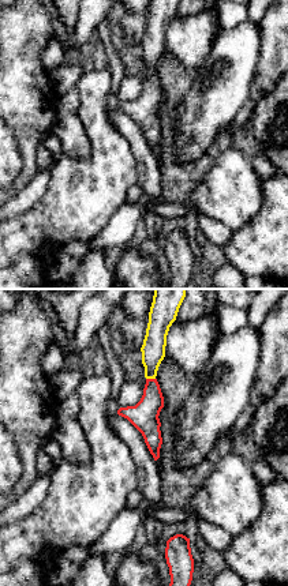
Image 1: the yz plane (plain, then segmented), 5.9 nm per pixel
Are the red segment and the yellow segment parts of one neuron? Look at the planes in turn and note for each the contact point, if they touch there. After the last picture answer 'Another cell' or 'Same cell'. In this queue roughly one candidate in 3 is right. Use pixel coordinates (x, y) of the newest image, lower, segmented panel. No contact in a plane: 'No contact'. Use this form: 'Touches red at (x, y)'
Touches red at (150, 379)

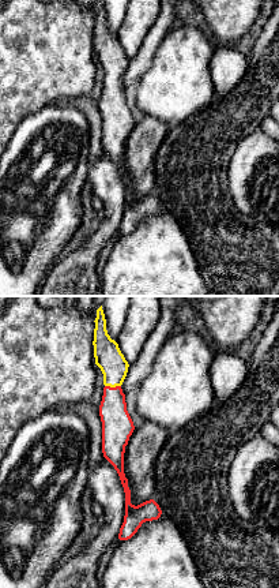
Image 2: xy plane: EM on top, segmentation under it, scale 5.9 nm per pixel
Touches red at (113, 388)

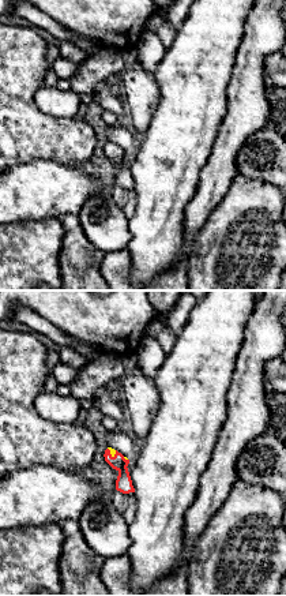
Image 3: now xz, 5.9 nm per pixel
Touches red at (109, 453)

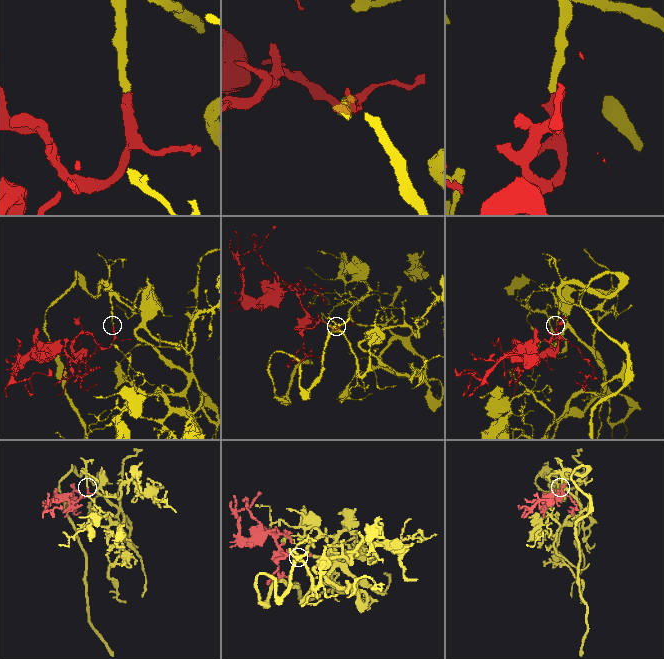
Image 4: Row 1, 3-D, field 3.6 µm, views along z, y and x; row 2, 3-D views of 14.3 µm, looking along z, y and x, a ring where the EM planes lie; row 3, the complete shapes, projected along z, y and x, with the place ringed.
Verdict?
Same cell

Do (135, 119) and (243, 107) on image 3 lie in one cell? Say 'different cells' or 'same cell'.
different cells

